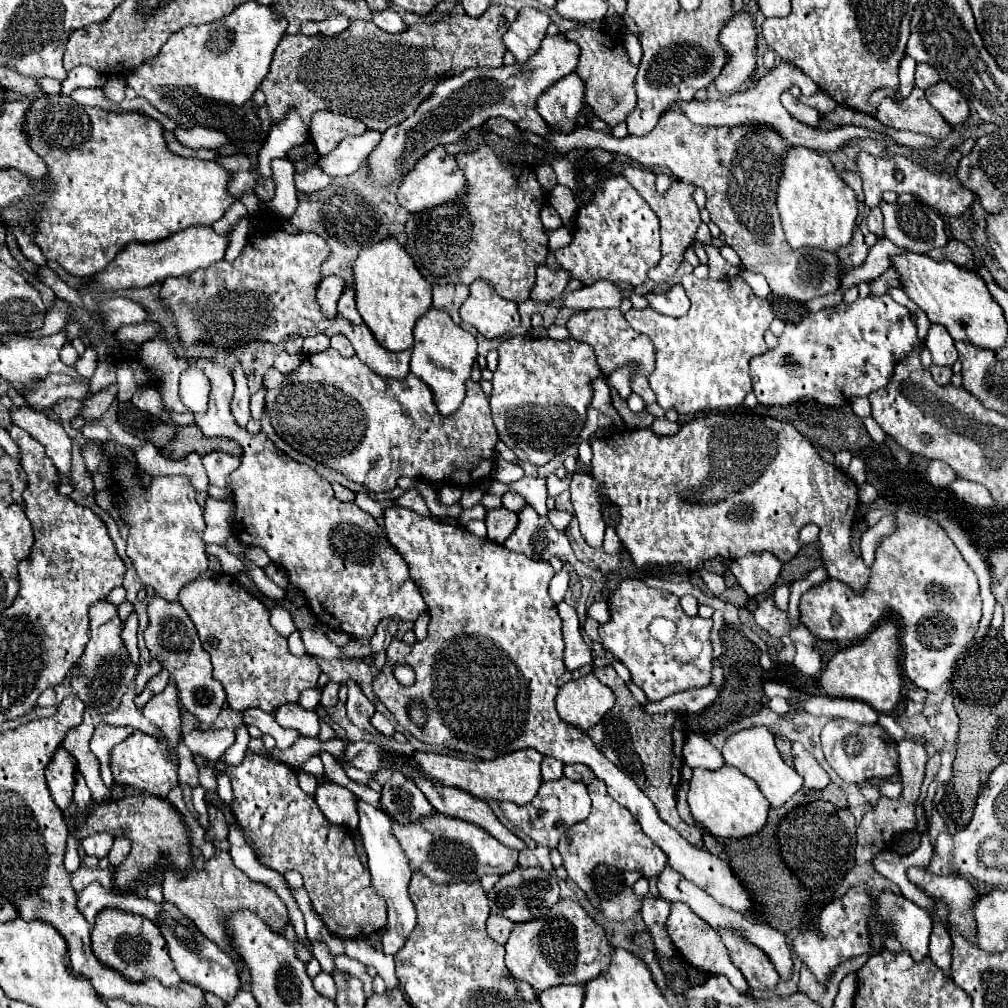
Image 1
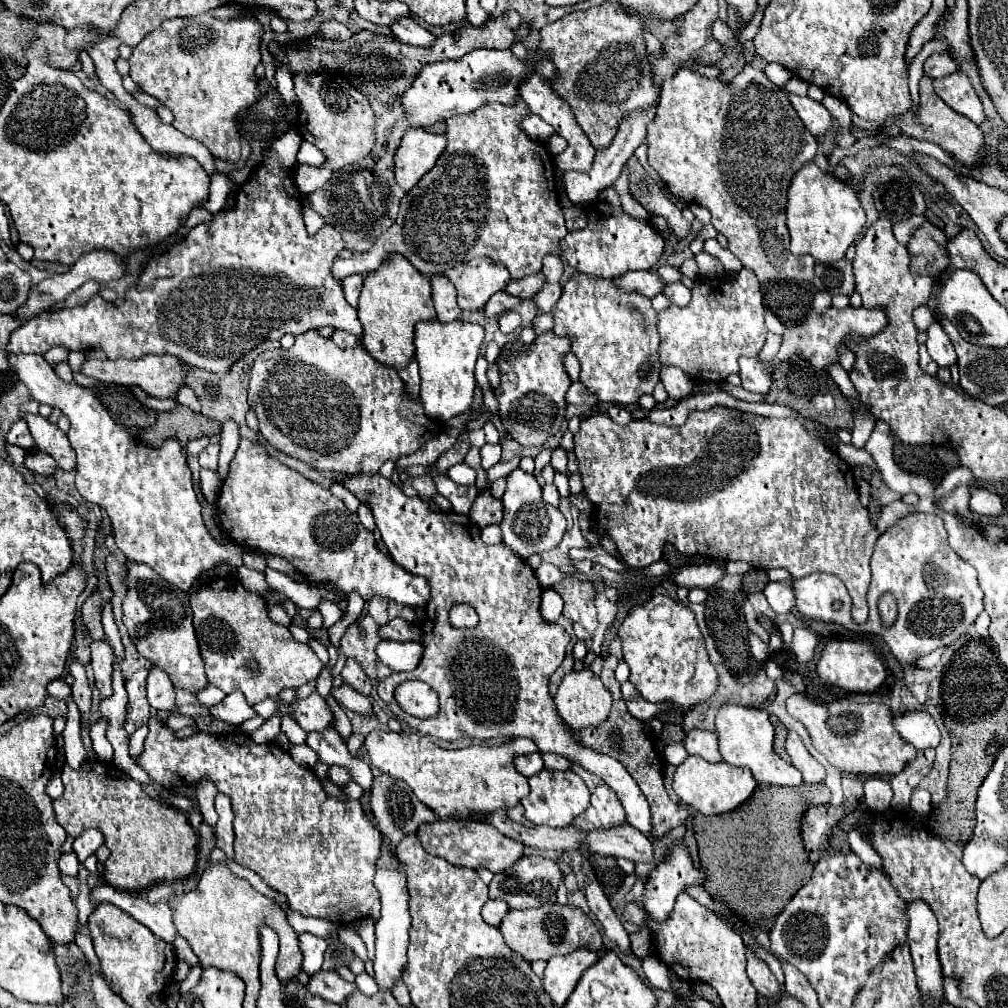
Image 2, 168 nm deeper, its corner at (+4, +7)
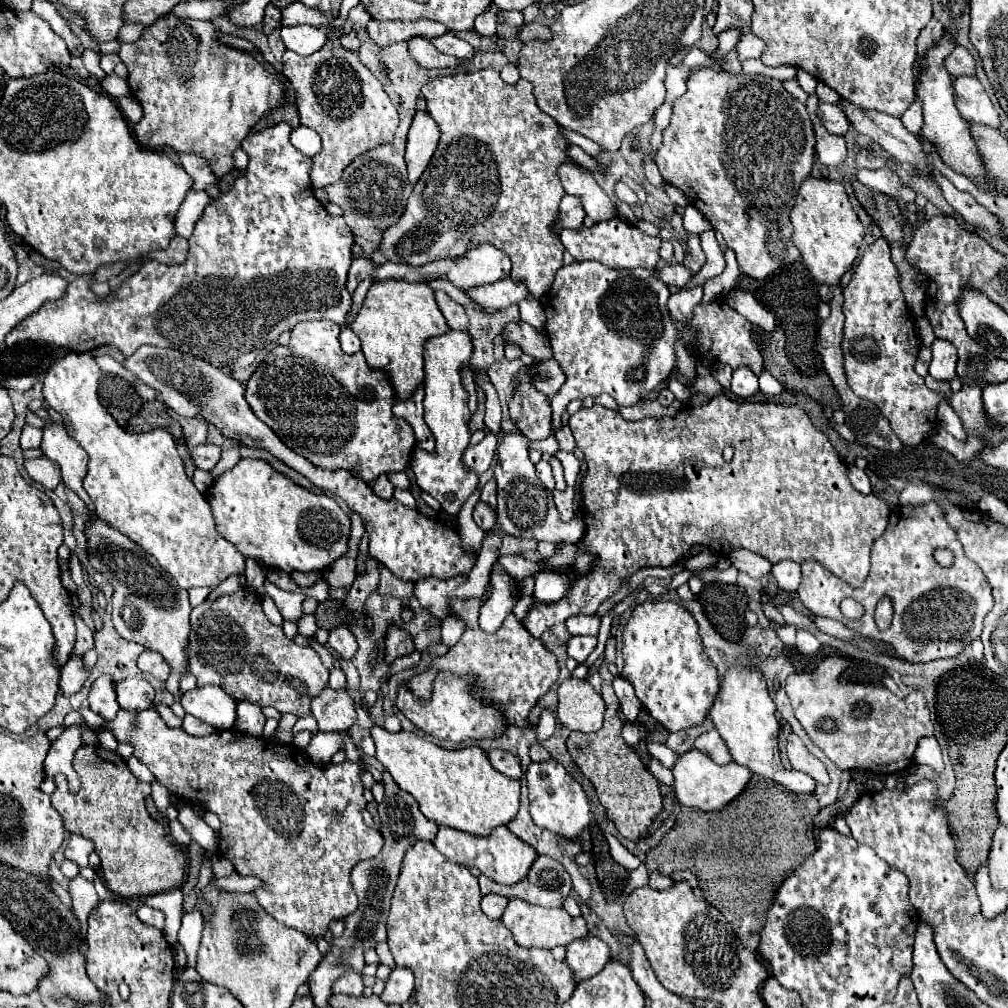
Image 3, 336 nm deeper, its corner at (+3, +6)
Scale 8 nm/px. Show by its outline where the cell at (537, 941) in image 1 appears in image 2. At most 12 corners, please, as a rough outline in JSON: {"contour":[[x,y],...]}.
{"contour":[[572,905],[508,911],[506,945],[526,961],[602,951],[594,921]]}

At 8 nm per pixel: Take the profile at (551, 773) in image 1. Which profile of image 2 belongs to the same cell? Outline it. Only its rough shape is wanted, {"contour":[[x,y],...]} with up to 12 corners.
{"contour":[[540,753],[516,757],[516,769],[532,777],[544,769]]}

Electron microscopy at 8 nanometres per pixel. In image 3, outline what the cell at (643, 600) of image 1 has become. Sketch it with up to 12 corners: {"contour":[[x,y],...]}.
{"contour":[[639,604],[623,676],[669,732],[703,724],[719,692],[697,622]]}

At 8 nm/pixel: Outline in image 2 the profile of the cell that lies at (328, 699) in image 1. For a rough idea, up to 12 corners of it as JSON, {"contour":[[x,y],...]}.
{"contour":[[331,694],[326,701],[334,714],[334,729],[346,739],[350,719]]}

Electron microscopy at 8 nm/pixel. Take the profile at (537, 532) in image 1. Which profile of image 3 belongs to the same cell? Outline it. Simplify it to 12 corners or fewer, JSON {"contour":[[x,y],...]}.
{"contour":[[529,438],[497,446],[497,516],[519,538],[573,542],[581,518],[563,522],[535,476]]}

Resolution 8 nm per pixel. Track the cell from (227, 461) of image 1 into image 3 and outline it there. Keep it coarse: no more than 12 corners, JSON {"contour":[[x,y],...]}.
{"contour":[[211,442],[189,450],[197,468],[211,470],[221,458],[221,448]]}

